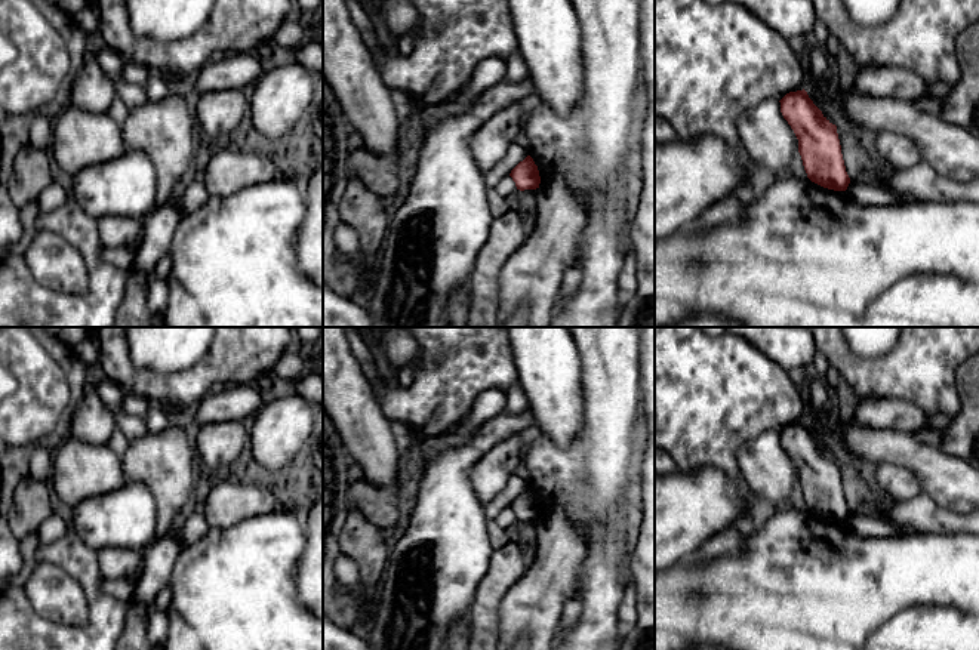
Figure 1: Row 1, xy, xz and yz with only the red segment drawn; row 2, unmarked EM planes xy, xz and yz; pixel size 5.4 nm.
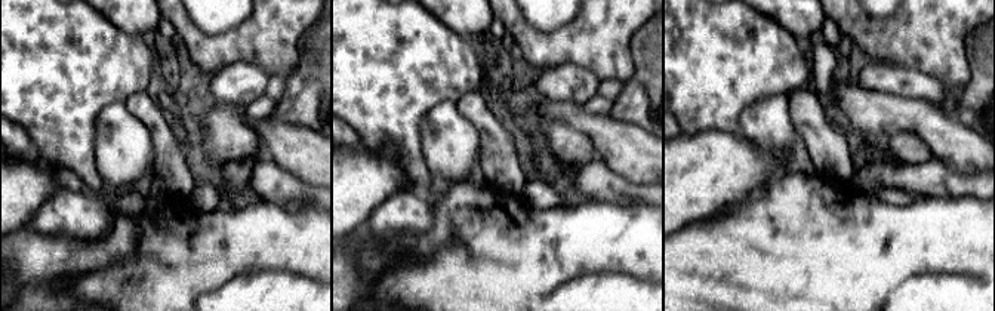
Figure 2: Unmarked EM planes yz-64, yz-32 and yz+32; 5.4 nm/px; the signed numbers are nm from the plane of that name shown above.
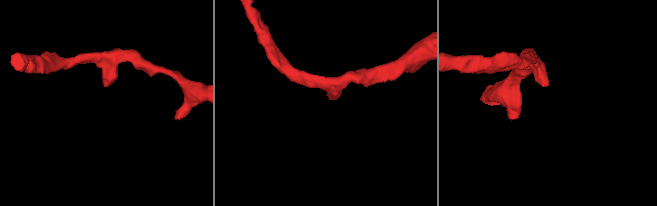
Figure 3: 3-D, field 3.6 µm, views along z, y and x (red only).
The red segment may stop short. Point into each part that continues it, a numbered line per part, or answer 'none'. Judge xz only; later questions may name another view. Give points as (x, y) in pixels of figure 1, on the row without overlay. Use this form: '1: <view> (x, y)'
none

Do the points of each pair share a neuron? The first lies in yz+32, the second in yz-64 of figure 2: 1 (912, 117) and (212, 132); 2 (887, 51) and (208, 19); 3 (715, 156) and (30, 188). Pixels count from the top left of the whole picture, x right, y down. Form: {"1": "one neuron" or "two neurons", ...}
{"1": "two neurons", "2": "two neurons", "3": "one neuron"}

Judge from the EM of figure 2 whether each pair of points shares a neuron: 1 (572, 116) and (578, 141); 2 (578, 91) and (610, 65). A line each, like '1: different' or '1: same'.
1: different
2: different

